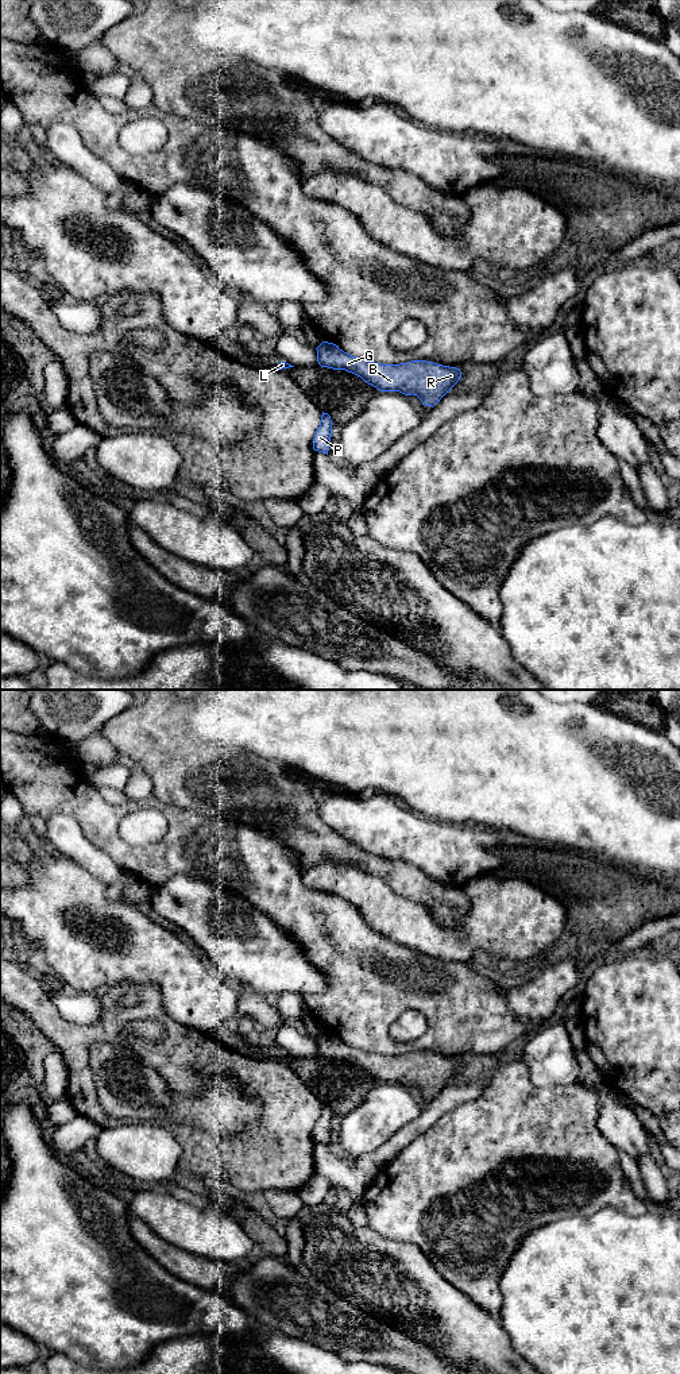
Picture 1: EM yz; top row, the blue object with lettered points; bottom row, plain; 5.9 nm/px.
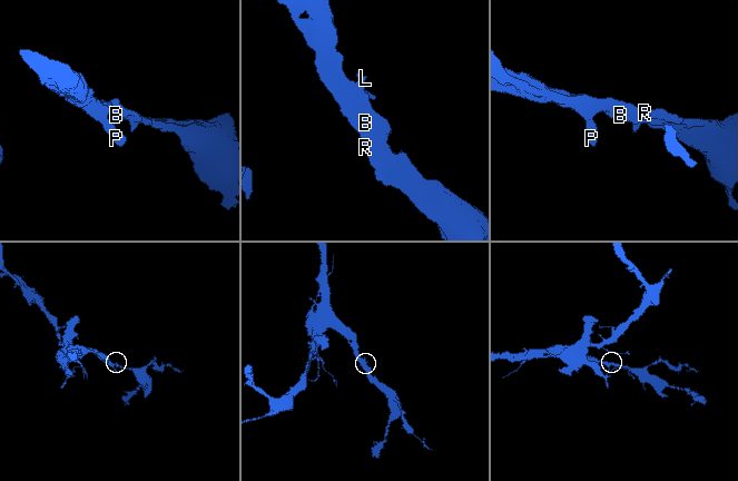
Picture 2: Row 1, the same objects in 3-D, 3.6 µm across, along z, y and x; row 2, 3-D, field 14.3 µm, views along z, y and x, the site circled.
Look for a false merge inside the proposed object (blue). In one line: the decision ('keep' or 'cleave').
keep

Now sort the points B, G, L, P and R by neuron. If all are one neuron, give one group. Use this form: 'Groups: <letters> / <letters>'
Groups: B G L P R

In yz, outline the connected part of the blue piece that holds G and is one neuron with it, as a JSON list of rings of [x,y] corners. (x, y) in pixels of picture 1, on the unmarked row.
[[[322,1033],[317,1039],[321,1058],[345,1061],[380,1082],[417,1087],[422,1096],[434,1097],[460,1072],[461,1062],[426,1051],[382,1055],[352,1047],[339,1037]]]

